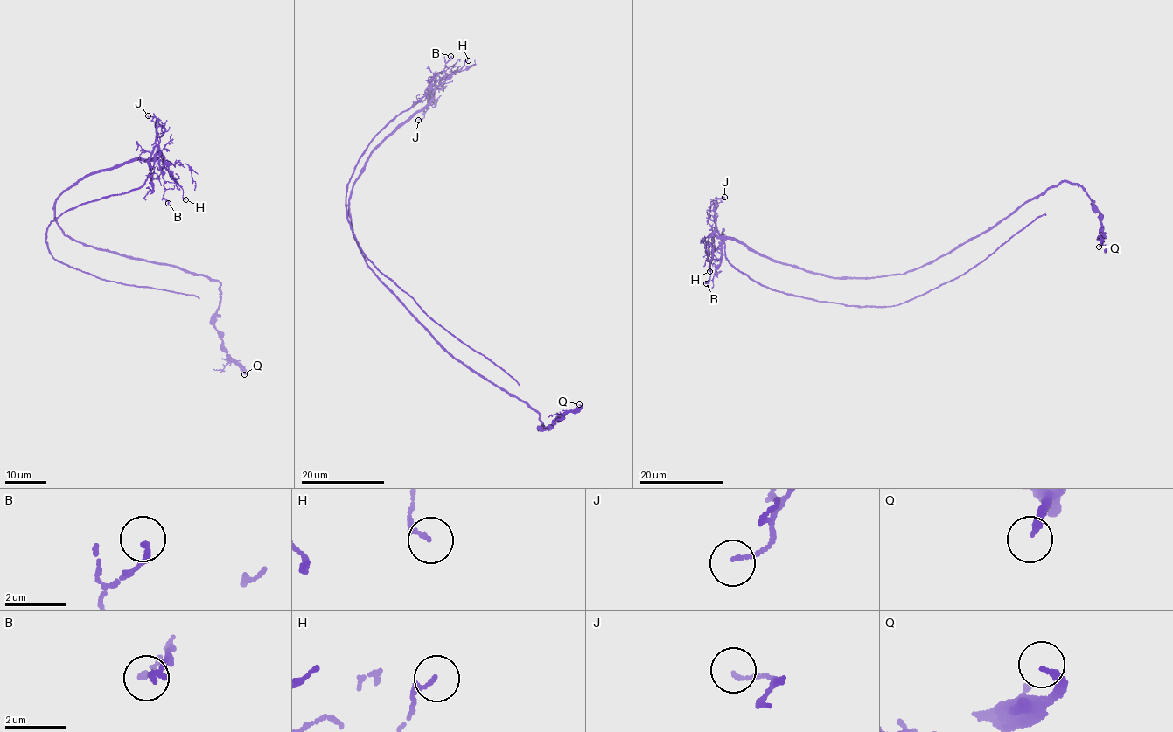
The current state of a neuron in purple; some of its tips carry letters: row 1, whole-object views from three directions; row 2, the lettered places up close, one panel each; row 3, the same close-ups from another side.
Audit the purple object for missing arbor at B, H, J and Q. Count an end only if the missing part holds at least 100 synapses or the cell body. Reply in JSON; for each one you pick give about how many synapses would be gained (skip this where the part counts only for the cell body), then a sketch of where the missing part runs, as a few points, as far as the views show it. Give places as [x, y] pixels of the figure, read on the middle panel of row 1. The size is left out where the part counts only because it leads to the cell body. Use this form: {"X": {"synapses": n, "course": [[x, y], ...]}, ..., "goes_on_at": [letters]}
{"goes_on_at": []}

